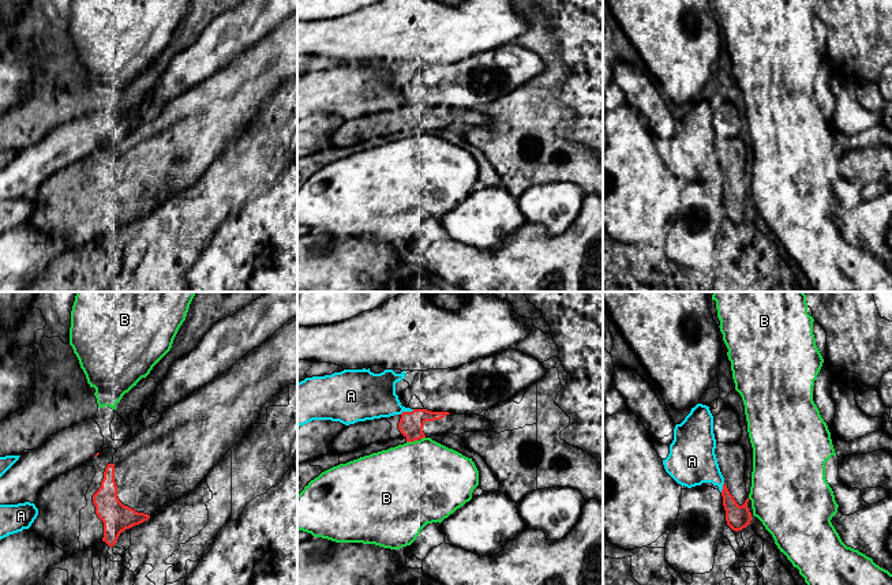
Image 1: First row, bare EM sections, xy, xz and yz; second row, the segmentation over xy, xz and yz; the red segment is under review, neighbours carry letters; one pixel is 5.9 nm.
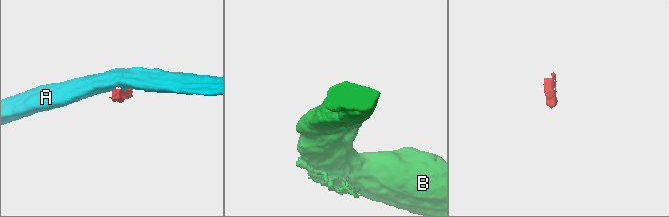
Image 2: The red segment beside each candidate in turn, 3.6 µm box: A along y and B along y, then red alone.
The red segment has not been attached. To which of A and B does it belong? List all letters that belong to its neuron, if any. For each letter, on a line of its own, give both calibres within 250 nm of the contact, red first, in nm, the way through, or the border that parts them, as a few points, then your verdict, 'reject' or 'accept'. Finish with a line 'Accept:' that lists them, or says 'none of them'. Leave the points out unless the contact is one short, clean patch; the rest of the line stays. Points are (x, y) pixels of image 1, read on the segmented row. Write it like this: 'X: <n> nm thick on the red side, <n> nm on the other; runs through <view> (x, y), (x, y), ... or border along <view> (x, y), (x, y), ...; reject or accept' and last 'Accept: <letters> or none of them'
A: 140 nm thick on the red side, 280 nm on the other; reject
B: 140 nm thick on the red side, 500 nm on the other; reject
Accept: none of them

